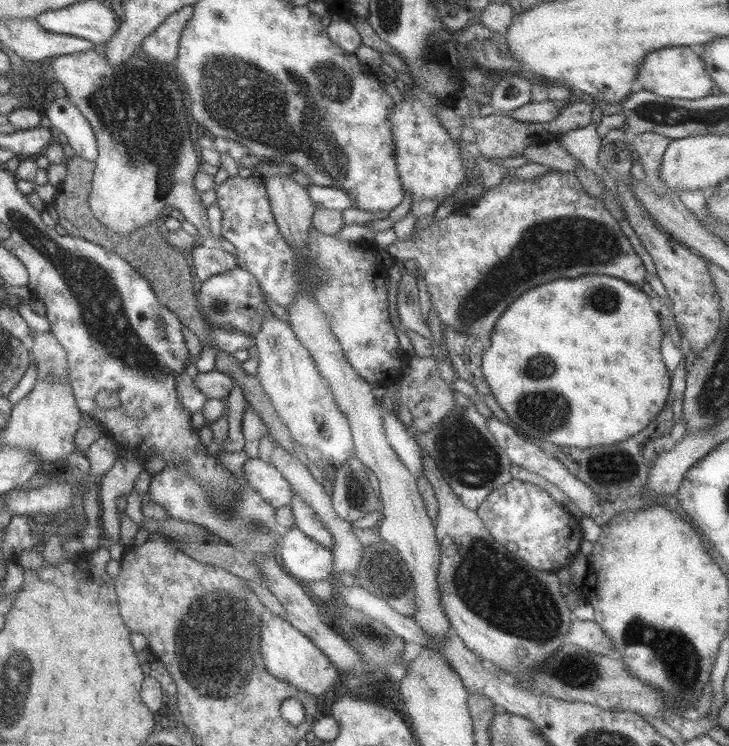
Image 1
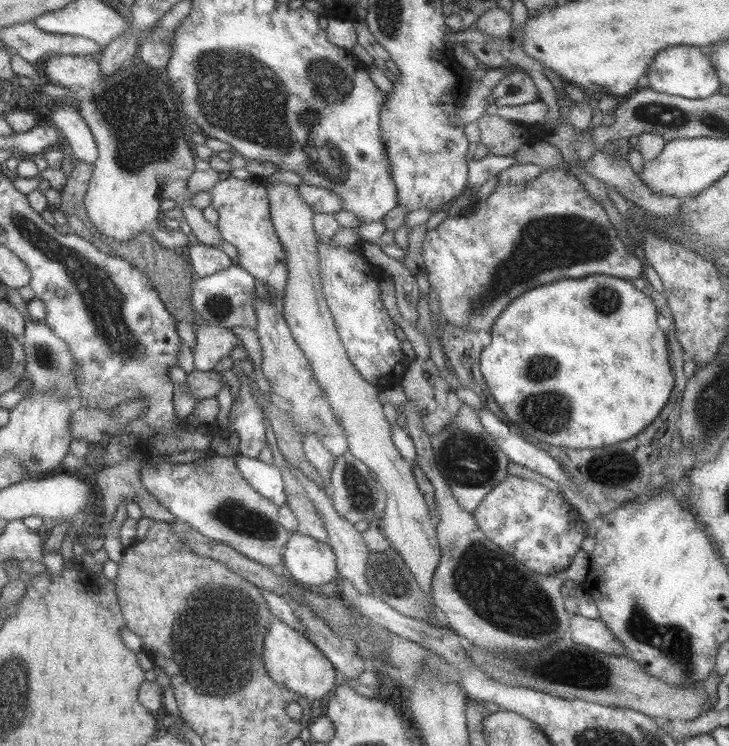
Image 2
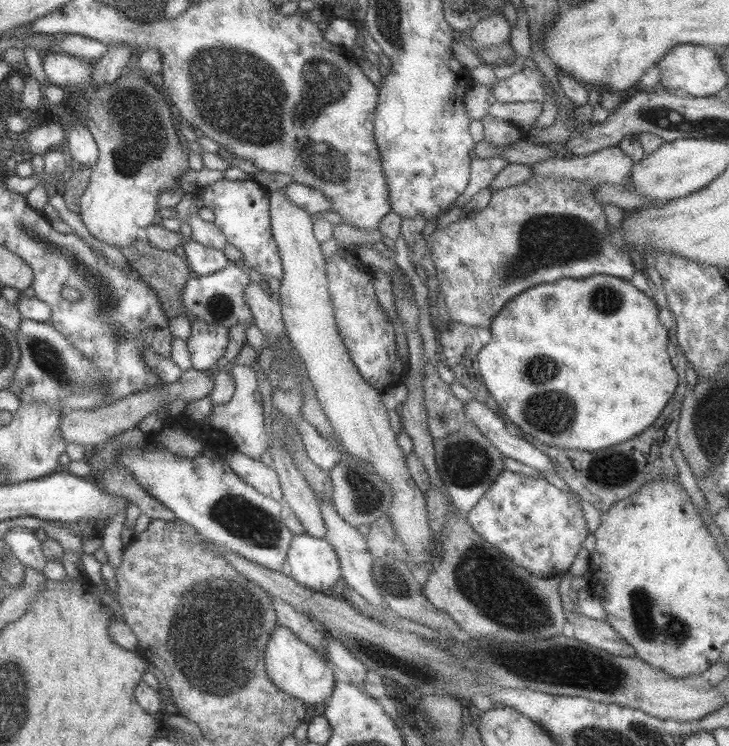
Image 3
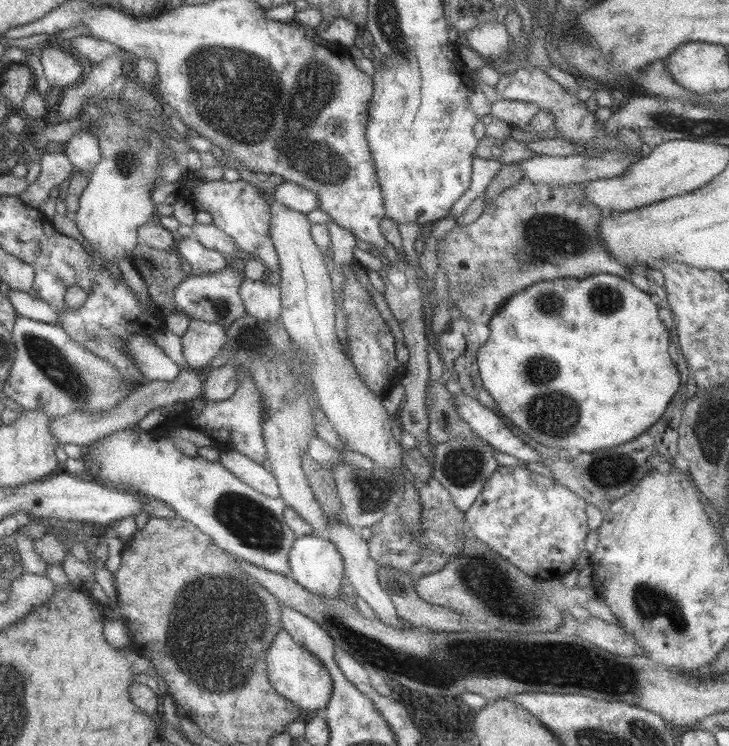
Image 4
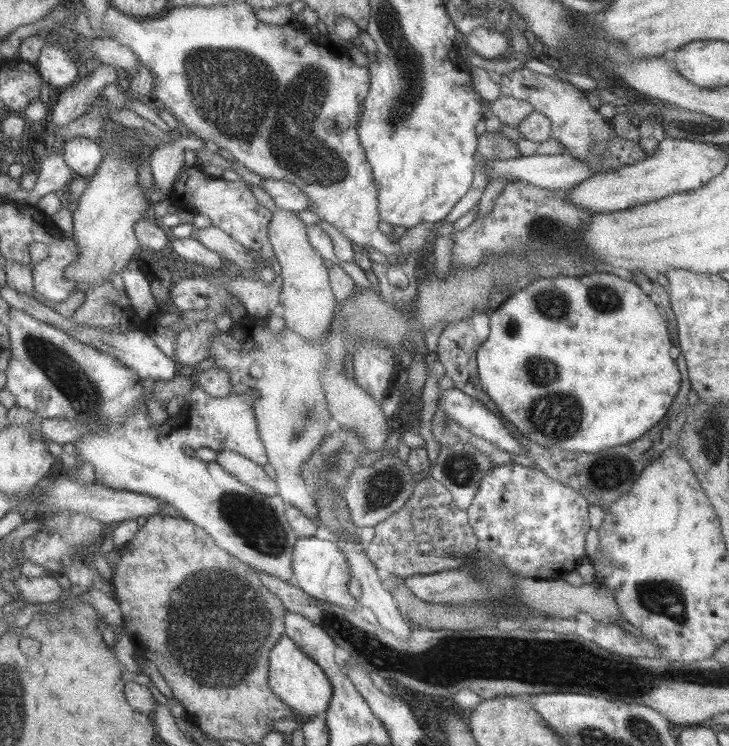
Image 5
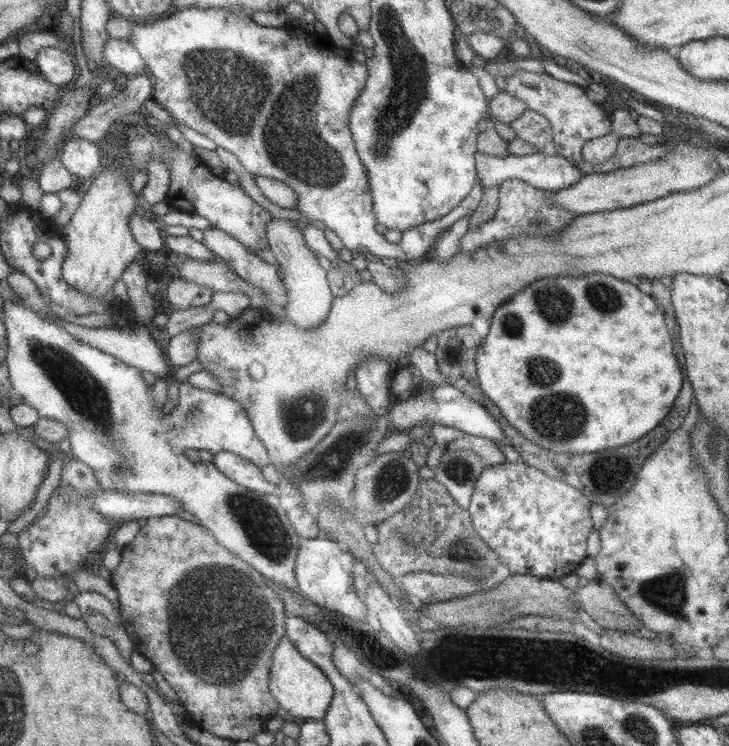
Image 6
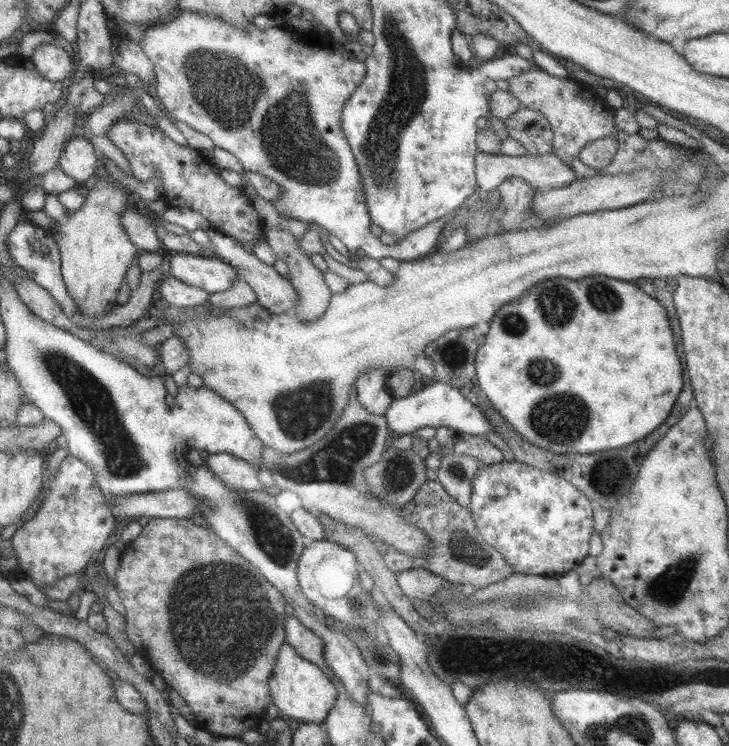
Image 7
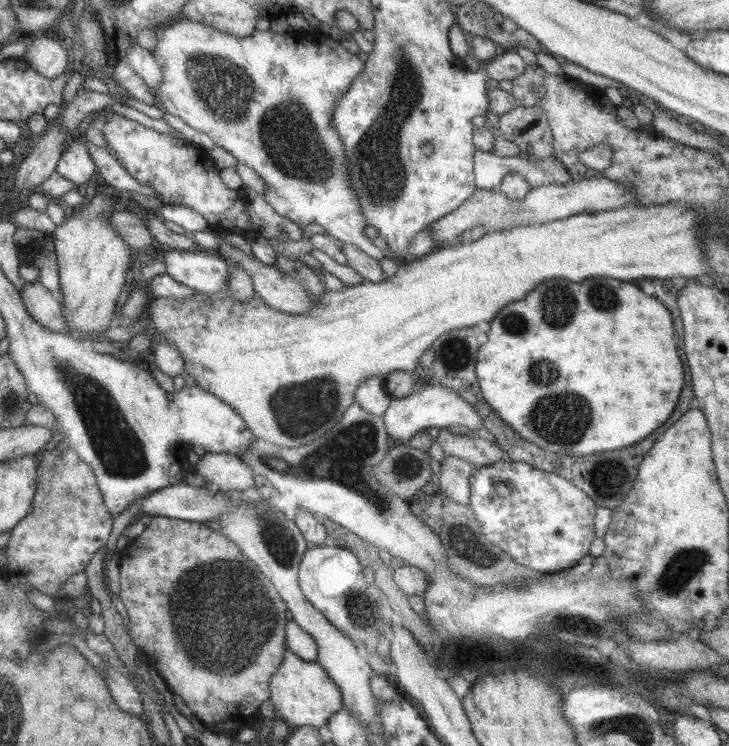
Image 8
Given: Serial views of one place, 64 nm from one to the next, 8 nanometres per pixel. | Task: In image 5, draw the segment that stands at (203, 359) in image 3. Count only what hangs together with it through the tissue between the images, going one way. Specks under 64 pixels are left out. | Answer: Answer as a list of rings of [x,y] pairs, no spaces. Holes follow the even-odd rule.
[[[205,320],[191,324],[176,332],[174,361],[181,369],[192,366],[206,358],[208,342],[215,329],[213,321]]]

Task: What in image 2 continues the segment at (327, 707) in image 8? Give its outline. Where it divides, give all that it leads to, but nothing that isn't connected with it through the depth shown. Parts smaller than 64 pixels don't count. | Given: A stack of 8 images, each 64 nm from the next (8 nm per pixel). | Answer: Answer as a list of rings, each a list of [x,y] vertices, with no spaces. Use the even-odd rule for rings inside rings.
[[[274,619],[269,622],[267,633],[263,637],[263,662],[265,670],[275,684],[284,686],[291,692],[304,696],[309,700],[321,700],[335,686],[335,669],[324,658],[323,653],[313,645],[303,634],[295,632],[289,626]]]

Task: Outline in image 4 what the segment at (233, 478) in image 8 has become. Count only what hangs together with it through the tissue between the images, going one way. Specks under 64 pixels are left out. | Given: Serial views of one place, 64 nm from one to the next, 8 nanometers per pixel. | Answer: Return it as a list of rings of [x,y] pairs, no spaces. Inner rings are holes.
[[[221,451],[218,461],[235,478],[250,486],[253,490],[271,498],[279,497],[278,486],[275,478],[259,462],[253,462],[244,454],[235,451]]]

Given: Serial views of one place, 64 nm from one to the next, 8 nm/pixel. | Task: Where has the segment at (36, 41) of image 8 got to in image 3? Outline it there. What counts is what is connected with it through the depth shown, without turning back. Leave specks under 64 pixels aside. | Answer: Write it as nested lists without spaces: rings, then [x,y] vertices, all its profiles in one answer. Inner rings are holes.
[[[45,50],[42,54],[48,82],[79,90],[88,102],[87,113],[81,118],[86,120],[86,128],[96,143],[98,158],[79,200],[78,215],[95,240],[119,249],[142,237],[144,228],[151,225],[159,211],[157,195],[179,184],[181,174],[189,170],[188,156],[182,153],[175,118],[169,114],[174,110],[157,79],[149,79],[128,65],[119,78],[94,88],[90,86],[92,66],[91,60],[59,51]]]

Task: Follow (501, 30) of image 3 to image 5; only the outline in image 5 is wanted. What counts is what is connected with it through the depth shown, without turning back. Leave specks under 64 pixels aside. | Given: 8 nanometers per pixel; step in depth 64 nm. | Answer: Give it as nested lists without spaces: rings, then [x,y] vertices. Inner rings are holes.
[[[482,26],[466,35],[466,45],[481,58],[499,59],[509,45],[509,36]]]

